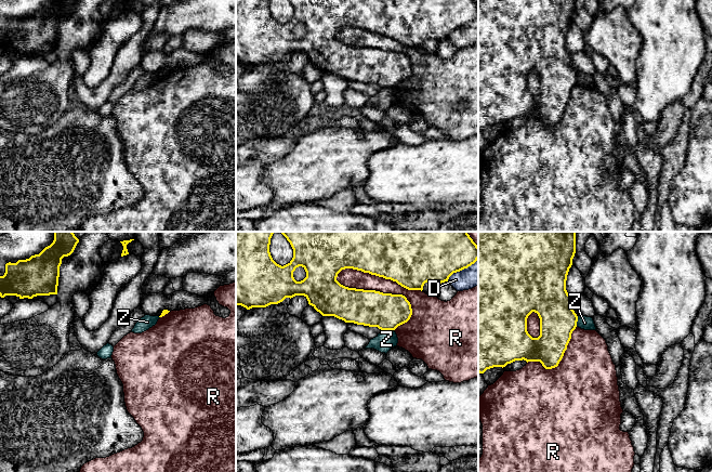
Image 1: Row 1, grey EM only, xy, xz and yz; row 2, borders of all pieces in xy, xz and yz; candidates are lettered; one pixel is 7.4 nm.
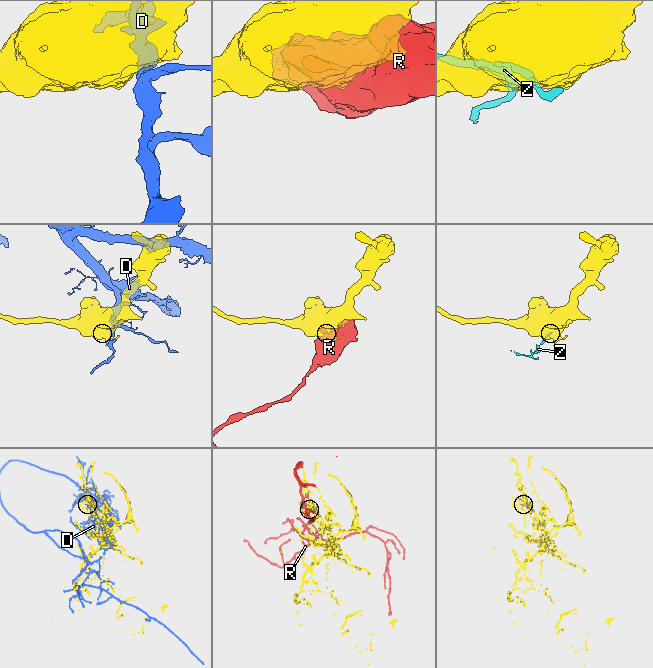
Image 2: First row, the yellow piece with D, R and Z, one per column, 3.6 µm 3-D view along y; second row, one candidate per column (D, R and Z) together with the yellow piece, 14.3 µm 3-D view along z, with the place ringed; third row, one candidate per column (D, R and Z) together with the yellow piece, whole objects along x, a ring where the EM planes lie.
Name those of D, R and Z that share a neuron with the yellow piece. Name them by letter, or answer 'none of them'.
none of them

